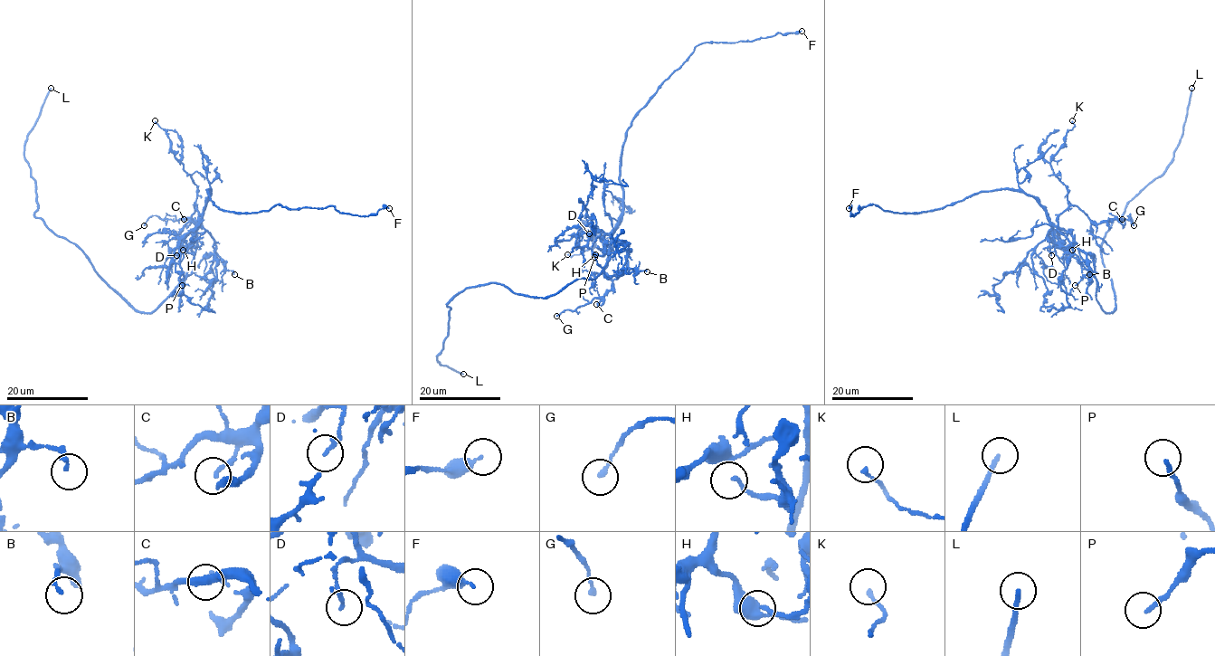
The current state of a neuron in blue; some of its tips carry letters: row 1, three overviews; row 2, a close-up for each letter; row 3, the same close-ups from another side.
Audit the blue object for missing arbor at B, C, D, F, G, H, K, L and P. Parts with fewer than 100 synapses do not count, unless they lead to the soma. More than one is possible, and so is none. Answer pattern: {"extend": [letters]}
{"extend": ["L"]}

